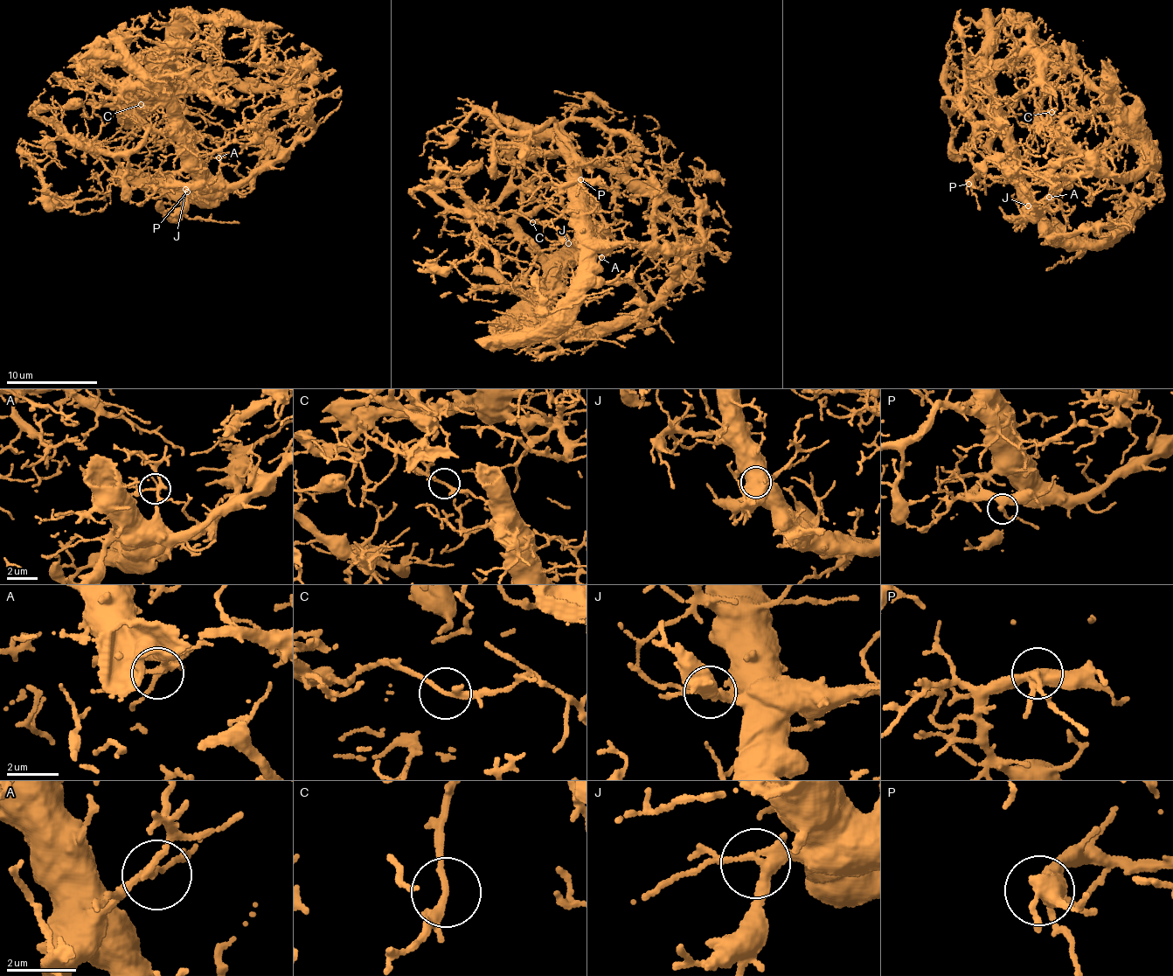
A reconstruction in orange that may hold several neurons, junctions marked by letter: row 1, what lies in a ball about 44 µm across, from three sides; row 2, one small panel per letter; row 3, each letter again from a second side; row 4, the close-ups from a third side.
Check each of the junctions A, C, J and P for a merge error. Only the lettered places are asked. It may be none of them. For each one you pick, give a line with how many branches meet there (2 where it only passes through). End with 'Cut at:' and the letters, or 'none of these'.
Cut at: none of these

